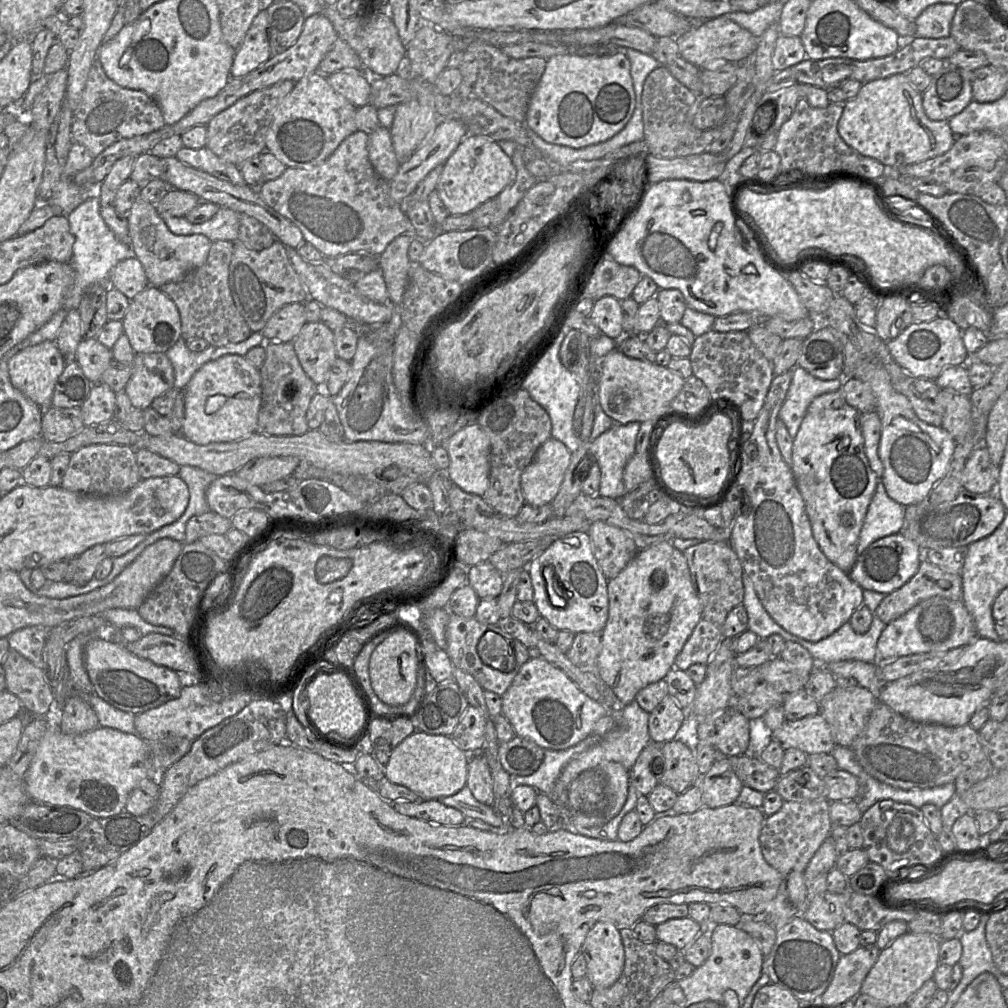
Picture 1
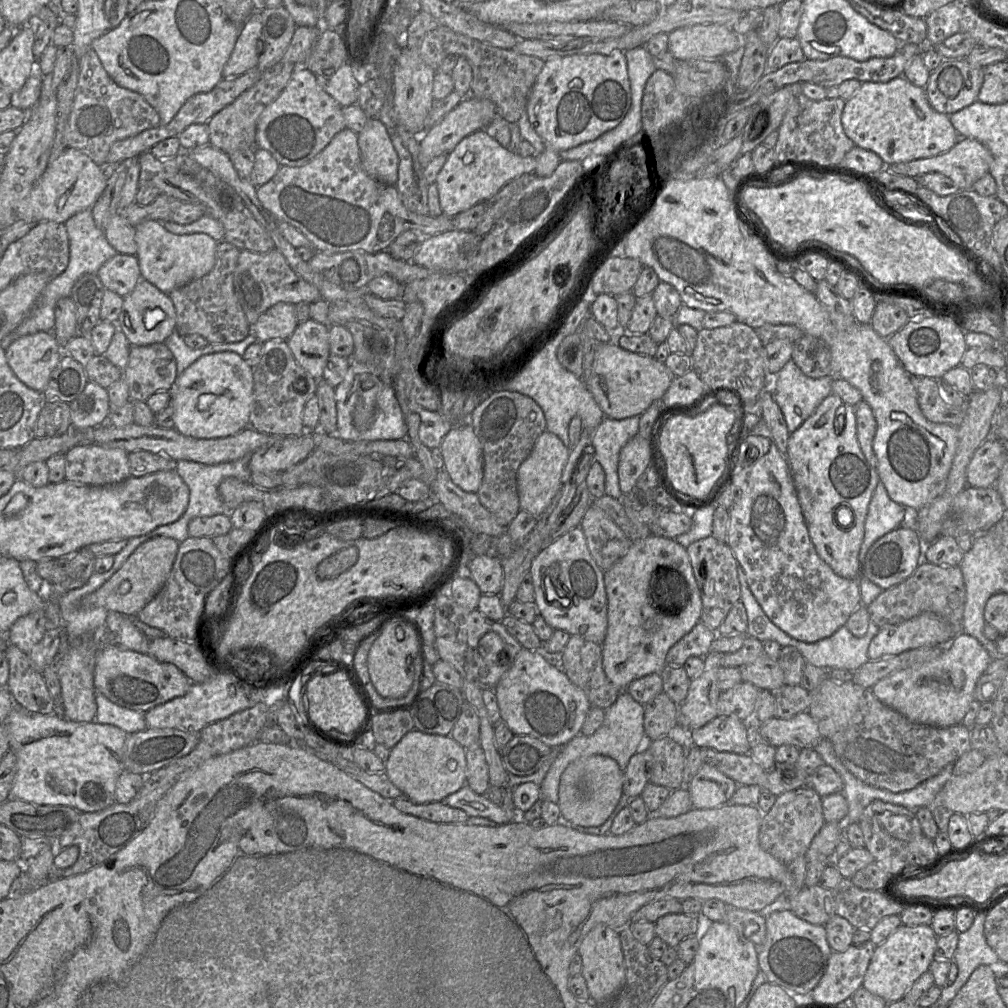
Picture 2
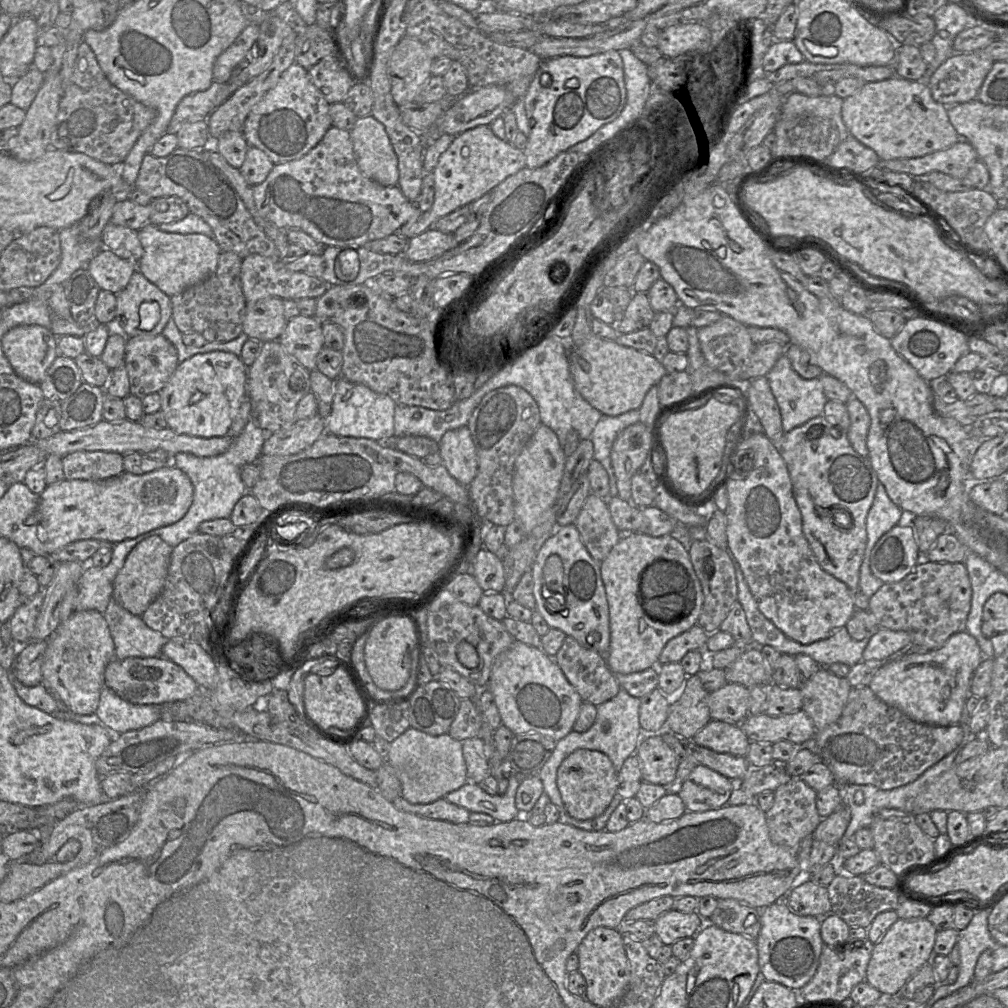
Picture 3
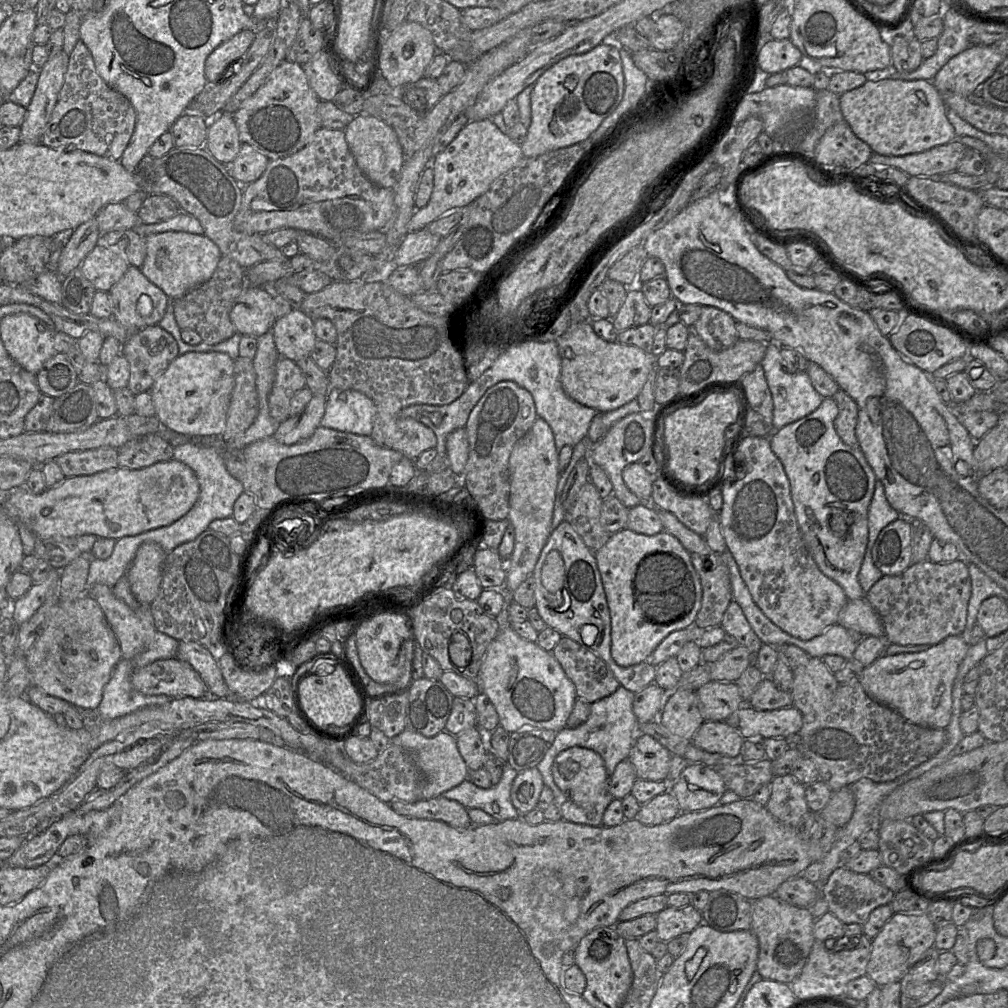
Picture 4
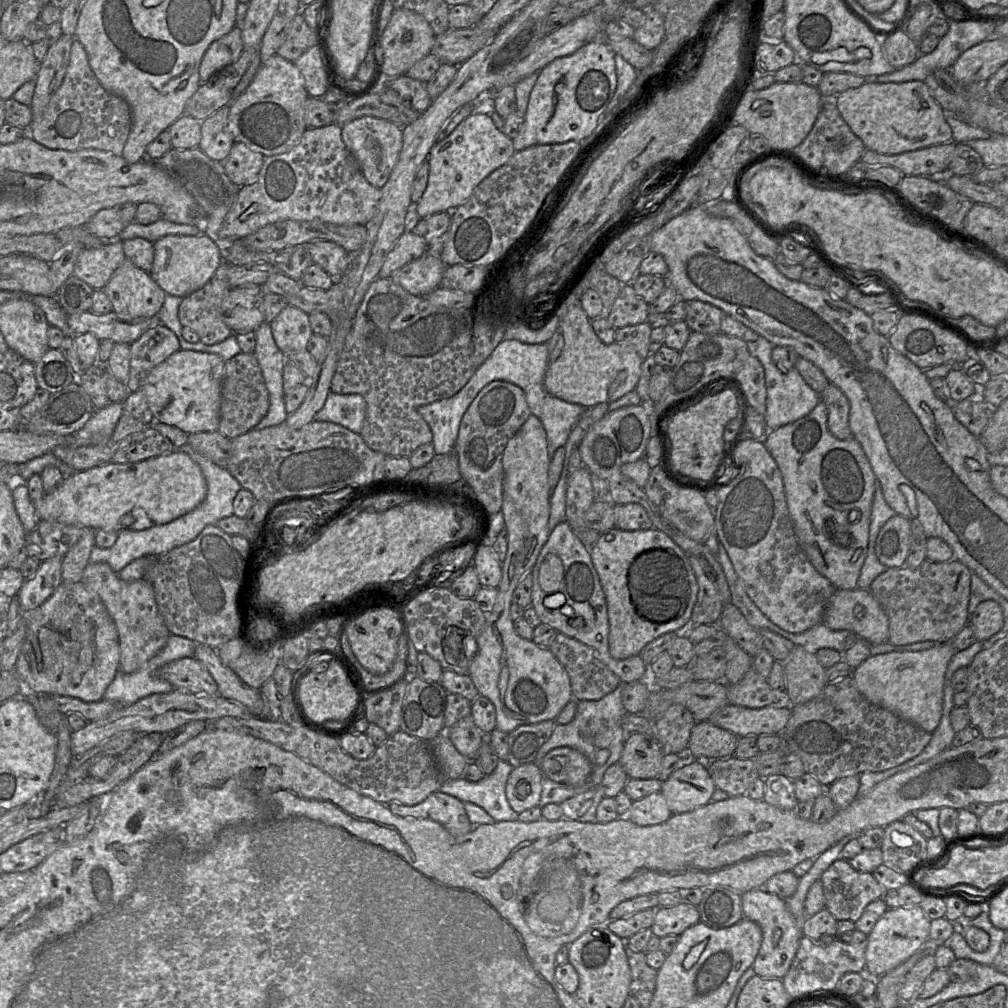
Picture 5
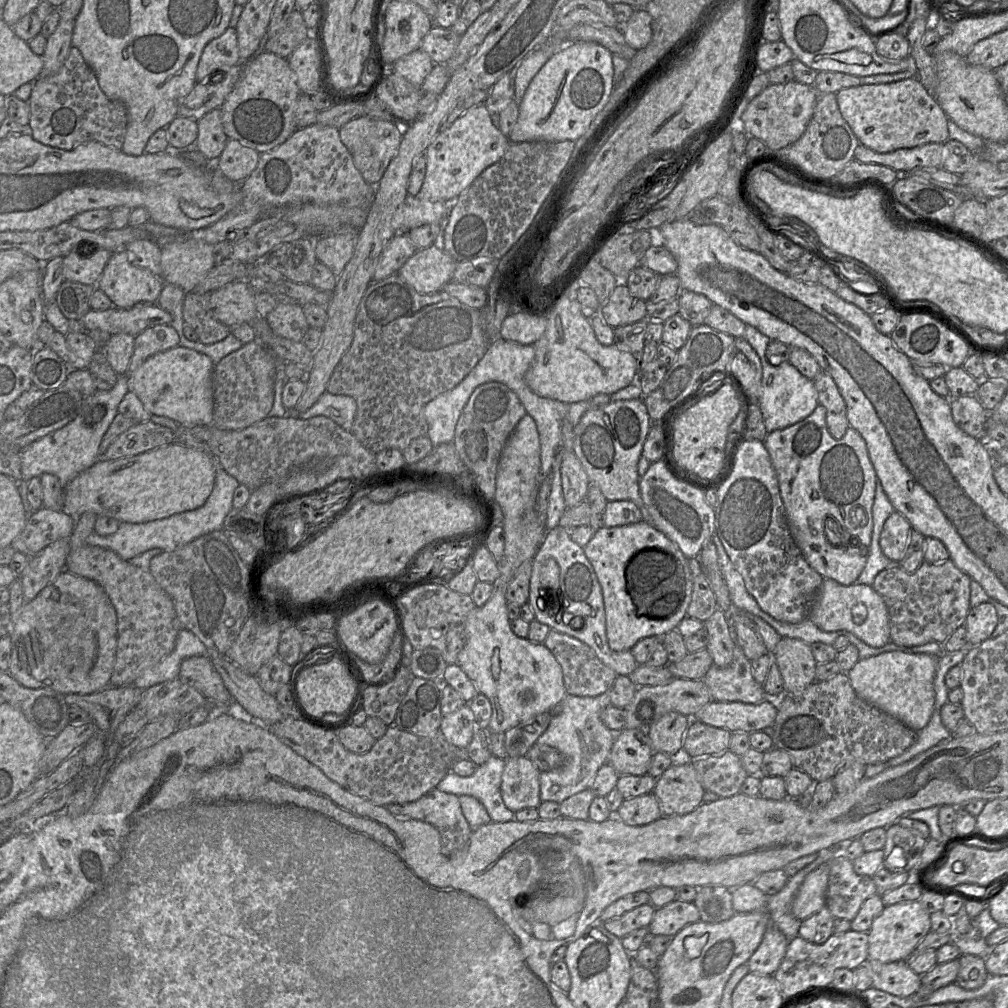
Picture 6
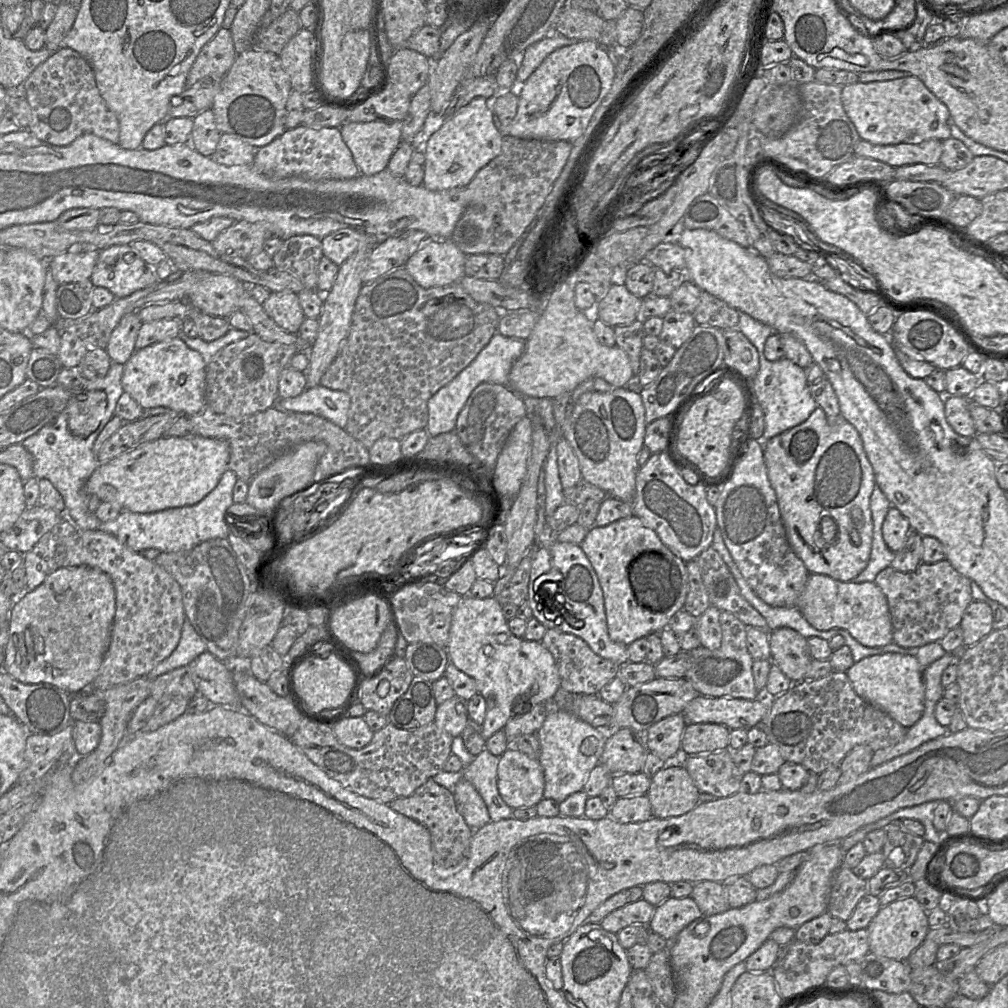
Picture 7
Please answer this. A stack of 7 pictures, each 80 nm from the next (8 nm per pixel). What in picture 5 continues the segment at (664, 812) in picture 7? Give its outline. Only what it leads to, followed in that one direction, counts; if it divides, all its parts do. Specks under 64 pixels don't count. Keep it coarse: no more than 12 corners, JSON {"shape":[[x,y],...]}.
{"shape":[[685,759],[660,793],[673,814],[711,801],[716,787],[701,760]]}

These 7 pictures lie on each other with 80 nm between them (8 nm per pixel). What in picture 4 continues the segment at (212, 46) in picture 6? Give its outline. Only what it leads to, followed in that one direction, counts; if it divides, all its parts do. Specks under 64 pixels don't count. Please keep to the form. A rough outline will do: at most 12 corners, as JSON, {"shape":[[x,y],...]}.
{"shape":[[242,30],[205,61],[206,79],[217,83],[245,54],[255,37]]}

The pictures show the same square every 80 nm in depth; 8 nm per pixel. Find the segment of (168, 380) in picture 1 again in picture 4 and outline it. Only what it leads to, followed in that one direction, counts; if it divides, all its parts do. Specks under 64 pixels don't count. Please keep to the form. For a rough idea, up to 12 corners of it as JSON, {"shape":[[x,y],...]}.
{"shape":[[157,324],[122,345],[128,389],[150,390],[179,349]]}

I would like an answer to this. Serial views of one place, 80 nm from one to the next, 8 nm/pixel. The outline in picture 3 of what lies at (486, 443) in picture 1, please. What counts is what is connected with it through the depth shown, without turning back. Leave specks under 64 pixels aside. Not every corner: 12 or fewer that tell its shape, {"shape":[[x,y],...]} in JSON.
{"shape":[[468,427],[438,445],[443,466],[468,487],[478,471]]}

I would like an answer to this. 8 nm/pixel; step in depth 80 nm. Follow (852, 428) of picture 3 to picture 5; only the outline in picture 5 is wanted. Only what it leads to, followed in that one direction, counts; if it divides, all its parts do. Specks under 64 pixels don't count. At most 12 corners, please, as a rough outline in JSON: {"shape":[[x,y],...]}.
{"shape":[[830,383],[820,394],[827,428],[839,440],[852,437],[850,403]]}

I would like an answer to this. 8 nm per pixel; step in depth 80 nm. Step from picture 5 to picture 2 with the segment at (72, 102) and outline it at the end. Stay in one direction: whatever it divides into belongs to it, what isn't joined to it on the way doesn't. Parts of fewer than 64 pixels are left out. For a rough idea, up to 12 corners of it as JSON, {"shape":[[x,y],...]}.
{"shape":[[89,49],[79,60],[67,148],[106,165],[112,144],[160,126]]}

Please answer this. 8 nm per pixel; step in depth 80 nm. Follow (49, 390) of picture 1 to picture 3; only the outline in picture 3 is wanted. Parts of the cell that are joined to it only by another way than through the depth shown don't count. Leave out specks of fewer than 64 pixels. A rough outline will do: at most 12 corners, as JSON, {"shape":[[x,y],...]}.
{"shape":[[39,325],[10,329],[1,339],[15,373],[39,384],[58,339]]}

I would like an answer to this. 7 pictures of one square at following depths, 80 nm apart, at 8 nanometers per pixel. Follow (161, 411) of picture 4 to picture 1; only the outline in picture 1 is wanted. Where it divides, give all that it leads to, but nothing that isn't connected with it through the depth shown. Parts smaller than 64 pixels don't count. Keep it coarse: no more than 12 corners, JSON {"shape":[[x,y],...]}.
{"shape":[[244,356],[185,387],[181,435],[197,445],[256,432],[261,374]]}

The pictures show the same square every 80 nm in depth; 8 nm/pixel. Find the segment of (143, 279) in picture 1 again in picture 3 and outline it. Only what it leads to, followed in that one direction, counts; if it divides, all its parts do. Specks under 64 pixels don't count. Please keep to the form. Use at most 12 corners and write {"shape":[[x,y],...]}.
{"shape":[[104,248],[86,269],[101,290],[117,294],[137,263]]}

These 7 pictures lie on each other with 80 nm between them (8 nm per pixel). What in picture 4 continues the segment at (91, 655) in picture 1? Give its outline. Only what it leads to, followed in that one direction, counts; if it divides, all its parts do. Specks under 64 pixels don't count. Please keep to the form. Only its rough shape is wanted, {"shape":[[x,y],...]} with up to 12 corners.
{"shape":[[175,658],[135,669],[134,689],[170,698],[209,696],[200,675]]}

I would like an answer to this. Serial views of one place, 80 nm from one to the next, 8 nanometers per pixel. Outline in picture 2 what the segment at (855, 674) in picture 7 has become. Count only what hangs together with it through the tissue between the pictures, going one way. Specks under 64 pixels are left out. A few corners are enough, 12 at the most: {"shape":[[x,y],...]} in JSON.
{"shape":[[961,632],[871,690],[912,722],[964,720],[992,660]]}

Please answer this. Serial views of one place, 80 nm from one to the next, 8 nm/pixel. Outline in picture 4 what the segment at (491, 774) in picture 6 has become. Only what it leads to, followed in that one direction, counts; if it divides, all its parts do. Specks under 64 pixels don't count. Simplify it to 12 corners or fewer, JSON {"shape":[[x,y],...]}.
{"shape":[[517,773],[478,787],[467,778],[442,796],[496,821],[521,818],[511,801]]}

